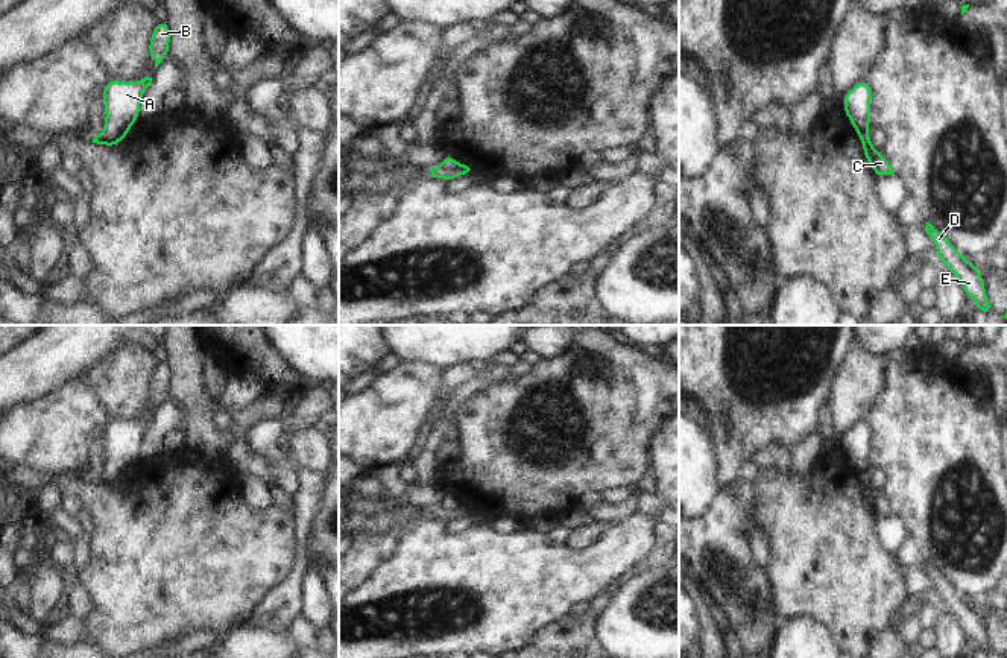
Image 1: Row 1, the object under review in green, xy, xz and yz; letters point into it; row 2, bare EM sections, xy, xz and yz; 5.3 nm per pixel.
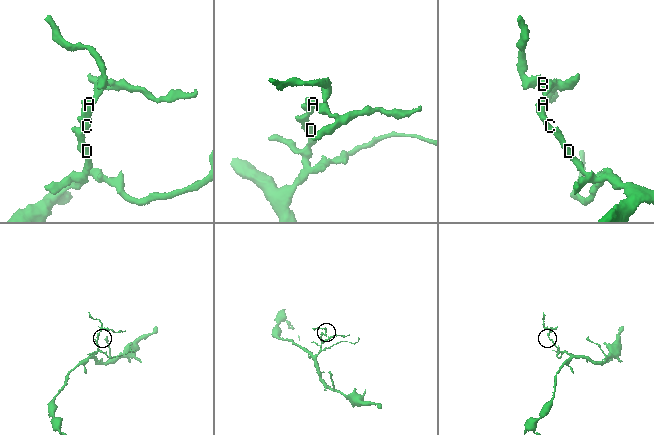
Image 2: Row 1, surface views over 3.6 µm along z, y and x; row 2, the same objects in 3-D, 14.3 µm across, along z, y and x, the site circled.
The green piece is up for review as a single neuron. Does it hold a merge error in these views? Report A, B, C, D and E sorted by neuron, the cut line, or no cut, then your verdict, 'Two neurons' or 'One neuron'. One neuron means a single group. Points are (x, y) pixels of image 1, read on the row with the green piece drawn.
Groups: A B / C D E. Split along xy (126, 131), (110, 140), (104, 140), (99, 136). Two neurons

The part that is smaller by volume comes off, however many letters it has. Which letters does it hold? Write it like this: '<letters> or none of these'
A, B

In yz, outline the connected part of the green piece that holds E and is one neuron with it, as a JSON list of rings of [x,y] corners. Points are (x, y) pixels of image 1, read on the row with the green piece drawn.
[[[927,222],[925,231],[934,242],[937,258],[942,260],[943,264],[957,277],[964,289],[964,295],[972,298],[980,310],[984,313],[989,312],[990,304],[980,269],[975,267],[972,261],[968,261],[945,237],[945,234],[930,222]]]

